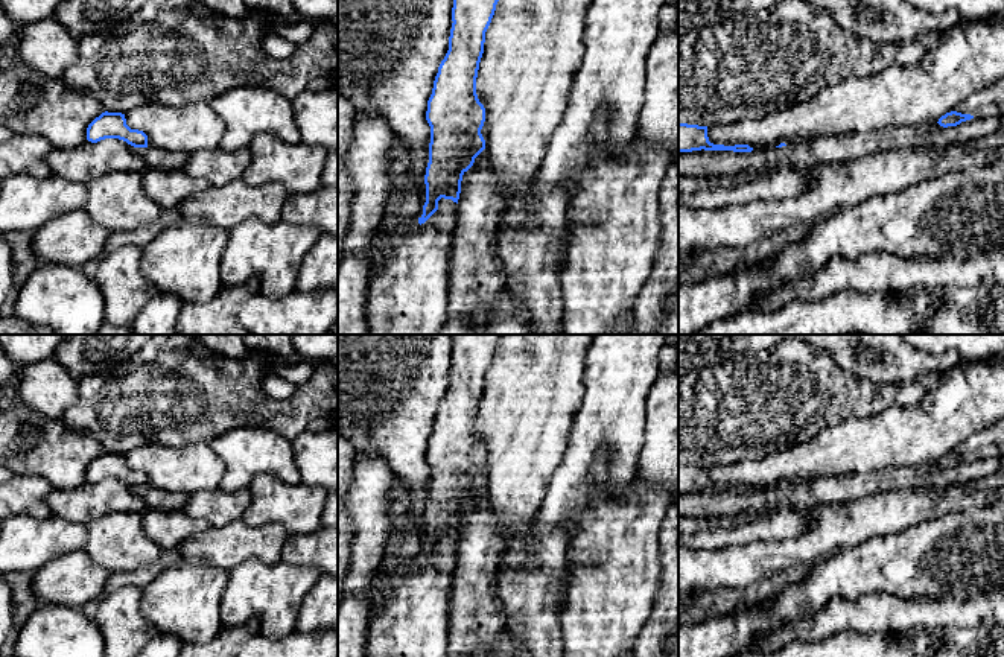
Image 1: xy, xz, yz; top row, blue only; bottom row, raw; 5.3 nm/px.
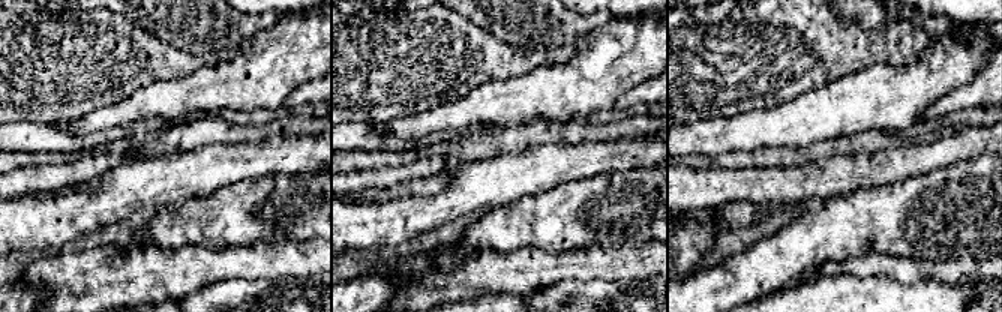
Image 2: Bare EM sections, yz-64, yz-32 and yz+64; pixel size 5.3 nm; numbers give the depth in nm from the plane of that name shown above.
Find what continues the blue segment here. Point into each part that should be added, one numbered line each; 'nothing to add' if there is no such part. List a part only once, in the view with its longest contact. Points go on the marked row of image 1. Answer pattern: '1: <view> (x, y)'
nothing to add

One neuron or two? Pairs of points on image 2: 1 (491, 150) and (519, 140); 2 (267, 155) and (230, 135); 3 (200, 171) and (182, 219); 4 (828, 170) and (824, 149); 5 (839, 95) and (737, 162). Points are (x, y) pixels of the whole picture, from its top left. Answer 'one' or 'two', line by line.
1: one
2: two
3: two
4: two
5: two

